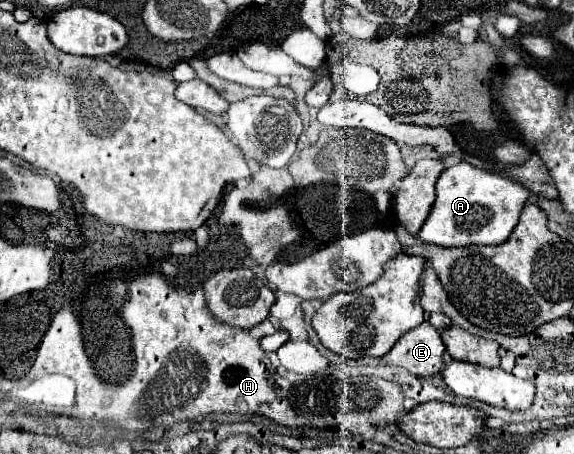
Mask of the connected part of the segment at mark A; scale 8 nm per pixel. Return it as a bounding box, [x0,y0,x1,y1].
[419,163,529,247]

